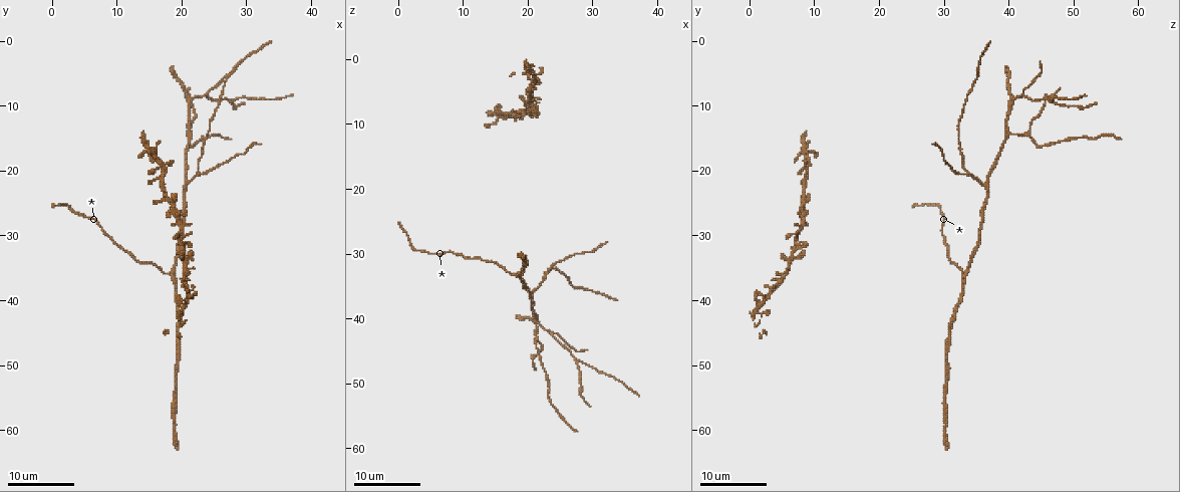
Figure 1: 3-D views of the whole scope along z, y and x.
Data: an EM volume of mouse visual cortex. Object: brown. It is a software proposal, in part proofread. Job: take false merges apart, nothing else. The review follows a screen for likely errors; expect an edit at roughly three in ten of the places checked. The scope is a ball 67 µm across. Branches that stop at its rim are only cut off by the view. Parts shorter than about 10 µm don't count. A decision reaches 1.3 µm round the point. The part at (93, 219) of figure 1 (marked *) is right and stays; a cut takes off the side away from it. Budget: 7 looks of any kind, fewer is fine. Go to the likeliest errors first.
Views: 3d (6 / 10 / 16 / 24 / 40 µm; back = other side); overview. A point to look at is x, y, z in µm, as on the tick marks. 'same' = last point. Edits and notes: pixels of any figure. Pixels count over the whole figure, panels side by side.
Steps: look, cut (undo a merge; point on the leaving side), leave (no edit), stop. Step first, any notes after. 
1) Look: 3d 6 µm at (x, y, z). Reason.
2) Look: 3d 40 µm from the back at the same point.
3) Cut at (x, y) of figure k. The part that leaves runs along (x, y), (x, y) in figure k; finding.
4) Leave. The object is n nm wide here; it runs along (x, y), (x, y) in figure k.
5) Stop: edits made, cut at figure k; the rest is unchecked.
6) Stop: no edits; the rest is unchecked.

Look: 3d 24 µm at (21.0, 14.5, 40.5). Arms part here.

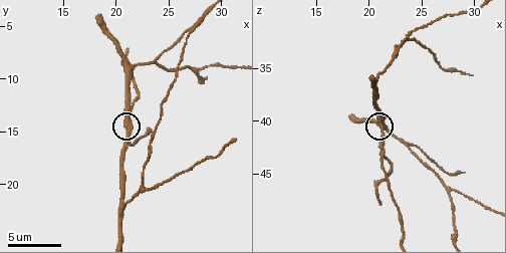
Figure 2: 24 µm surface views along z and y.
Look: 3d 6 µm at the same point. Zoom in.

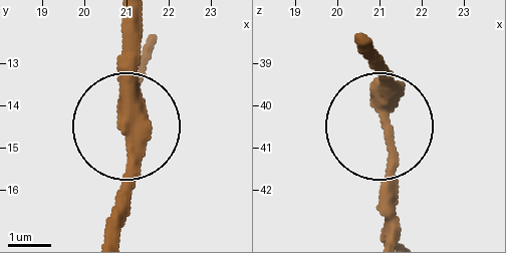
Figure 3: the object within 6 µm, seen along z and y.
Leave. The object is 330 nm wide here; all the same neuron.

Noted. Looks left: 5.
Look: 3d 16 µm at (20.5, 22.0, 36.5). Small branch off a trunk.

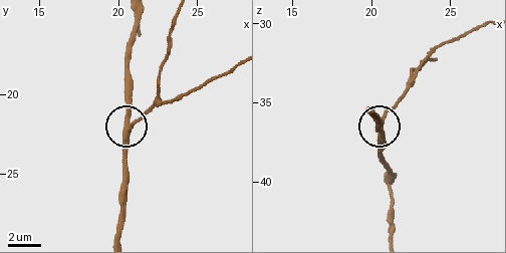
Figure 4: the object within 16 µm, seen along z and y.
Look: 3d 10 µm at the same point.

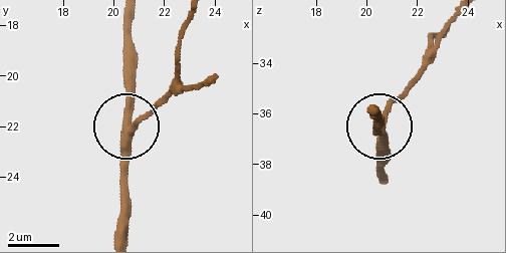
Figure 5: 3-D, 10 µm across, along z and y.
Leave. All the same neuron.

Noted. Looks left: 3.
Look: 3d 24 µm at (18.5, 36.0, 33.5). A fork.

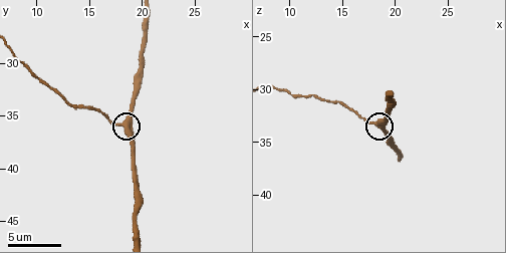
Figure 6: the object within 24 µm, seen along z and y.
Look: 3d 10 µm at the same point.

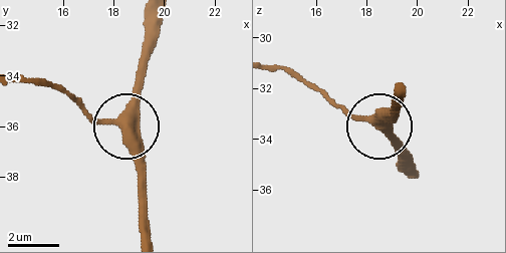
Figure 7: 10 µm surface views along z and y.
Leave. It runs along (21, 76), (124, 129), (138, 198) in figure 7; continuous, no second neuron.

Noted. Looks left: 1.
Stop: no edits; the rest is unchecked.

